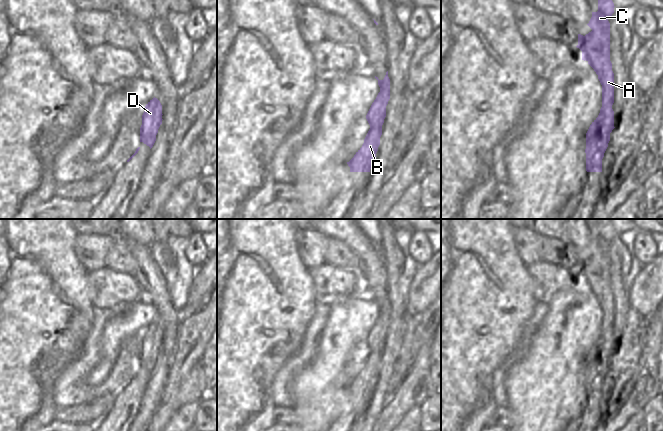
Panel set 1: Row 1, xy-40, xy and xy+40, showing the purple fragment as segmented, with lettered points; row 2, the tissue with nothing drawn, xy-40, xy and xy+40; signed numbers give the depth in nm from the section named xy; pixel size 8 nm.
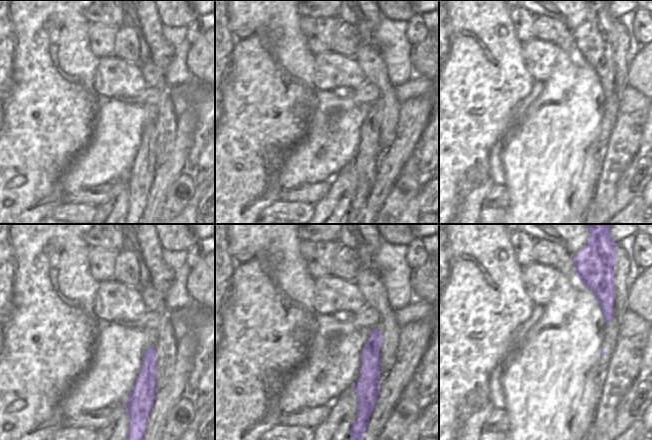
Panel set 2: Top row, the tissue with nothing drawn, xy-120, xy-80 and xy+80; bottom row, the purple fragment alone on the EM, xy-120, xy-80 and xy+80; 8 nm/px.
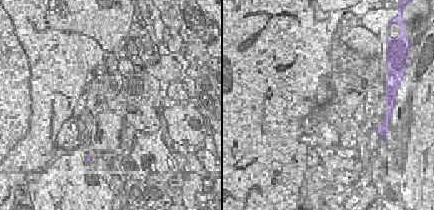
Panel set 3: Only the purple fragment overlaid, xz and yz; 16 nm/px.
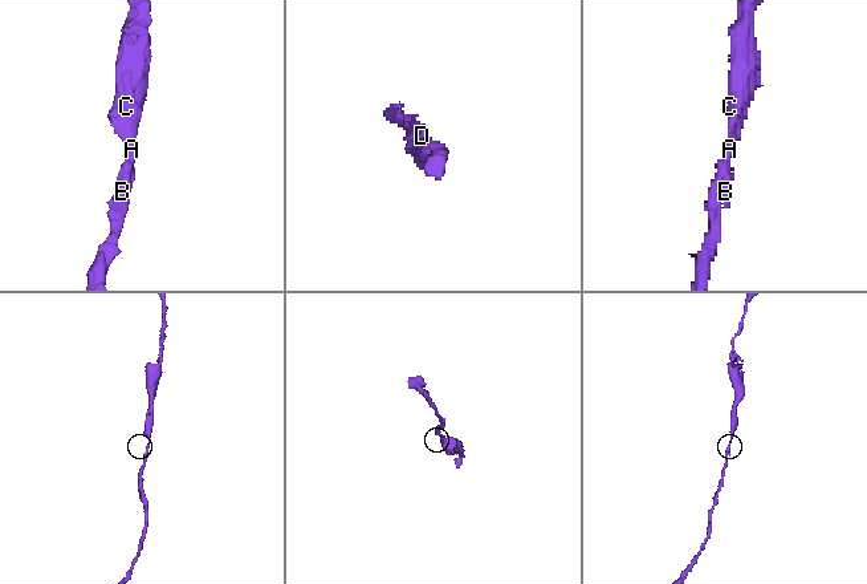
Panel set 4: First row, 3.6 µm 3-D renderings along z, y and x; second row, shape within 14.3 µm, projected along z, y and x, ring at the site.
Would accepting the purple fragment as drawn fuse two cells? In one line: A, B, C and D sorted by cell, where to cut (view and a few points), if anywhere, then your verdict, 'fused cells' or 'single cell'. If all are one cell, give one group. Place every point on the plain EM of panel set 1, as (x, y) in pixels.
groups A B C D; cut none; single cell

